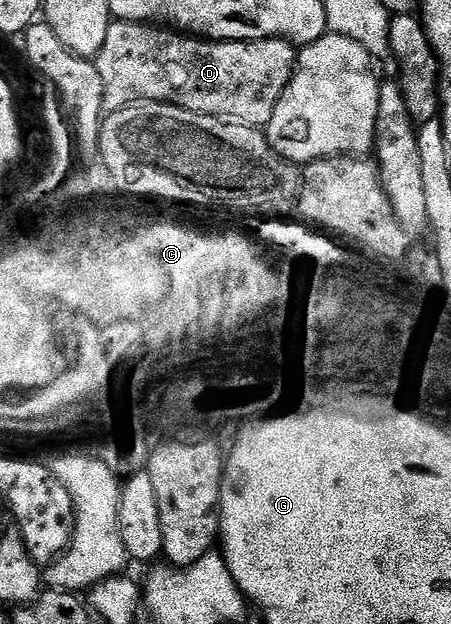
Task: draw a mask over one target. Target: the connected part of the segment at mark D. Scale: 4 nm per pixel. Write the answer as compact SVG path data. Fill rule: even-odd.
M111 21L97 58L93 59L102 84L102 108L107 115L139 102L168 102L181 109L214 118L224 118L245 126L265 128L276 112L284 88L288 88L296 65L296 47L284 38L261 38L251 42L216 42L159 28L145 22Z

